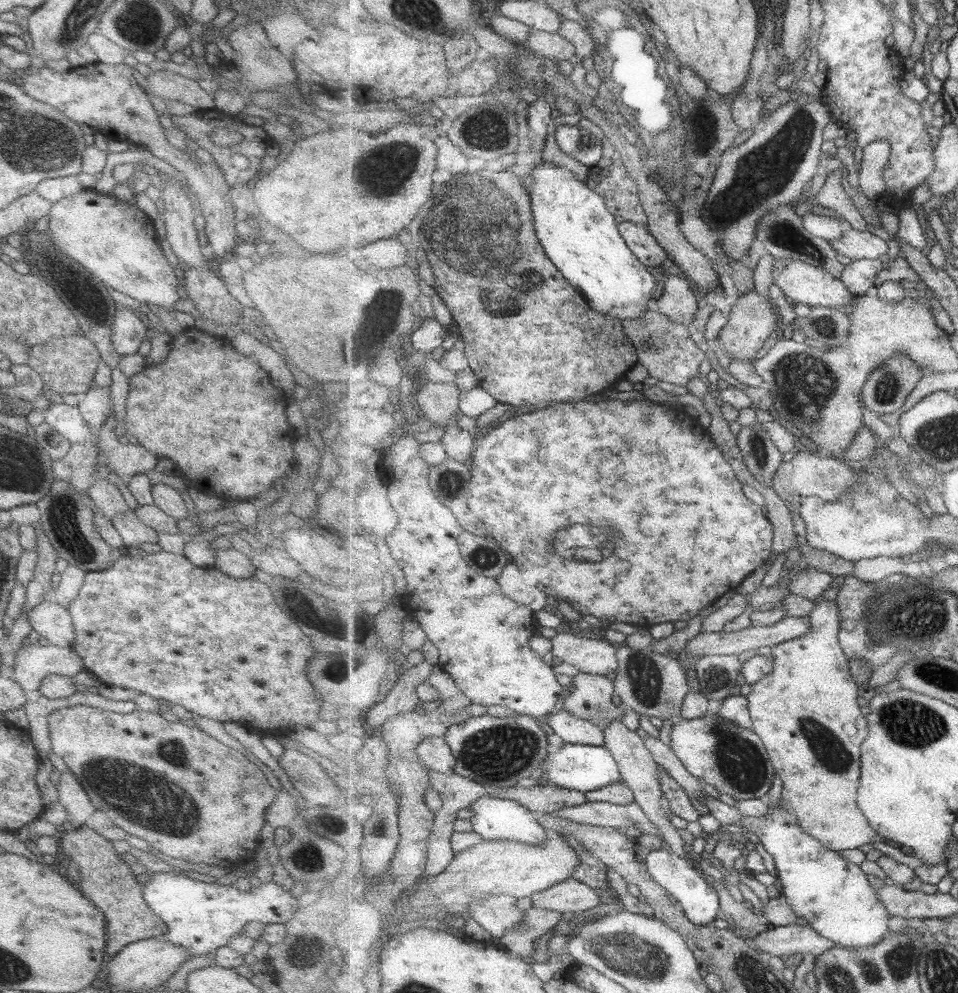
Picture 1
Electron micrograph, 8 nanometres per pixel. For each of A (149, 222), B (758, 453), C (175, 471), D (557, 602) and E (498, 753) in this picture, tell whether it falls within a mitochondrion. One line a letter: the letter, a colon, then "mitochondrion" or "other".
A: other
B: mitochondrion
C: other
D: other
E: mitochondrion

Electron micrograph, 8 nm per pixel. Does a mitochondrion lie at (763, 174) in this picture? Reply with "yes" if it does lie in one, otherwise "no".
yes

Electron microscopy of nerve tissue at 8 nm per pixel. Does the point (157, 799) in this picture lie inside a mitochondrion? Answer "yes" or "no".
yes

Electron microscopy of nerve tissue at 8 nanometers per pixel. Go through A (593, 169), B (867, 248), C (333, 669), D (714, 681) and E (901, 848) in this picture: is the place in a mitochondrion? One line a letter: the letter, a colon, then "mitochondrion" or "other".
A: other
B: other
C: mitochondrion
D: mitochondrion
E: other

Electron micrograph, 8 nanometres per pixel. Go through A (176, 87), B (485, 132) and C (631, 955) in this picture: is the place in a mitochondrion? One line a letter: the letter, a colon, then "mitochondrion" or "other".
A: other
B: mitochondrion
C: mitochondrion

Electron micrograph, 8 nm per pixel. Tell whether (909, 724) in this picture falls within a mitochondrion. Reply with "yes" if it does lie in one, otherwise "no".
yes

